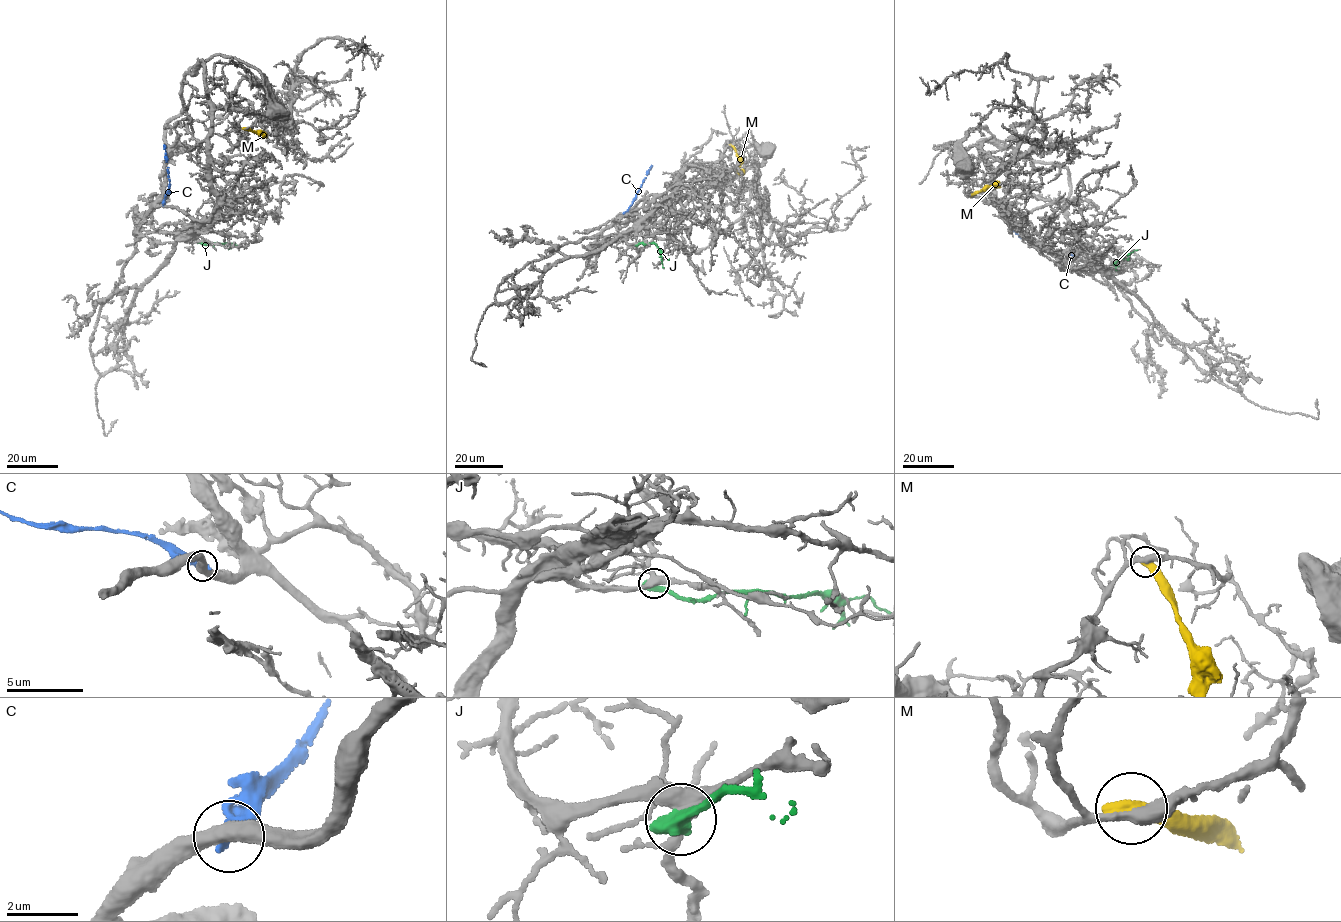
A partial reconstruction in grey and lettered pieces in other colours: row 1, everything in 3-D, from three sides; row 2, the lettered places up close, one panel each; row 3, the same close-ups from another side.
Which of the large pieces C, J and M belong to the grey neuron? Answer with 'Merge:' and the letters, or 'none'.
Merge: none

